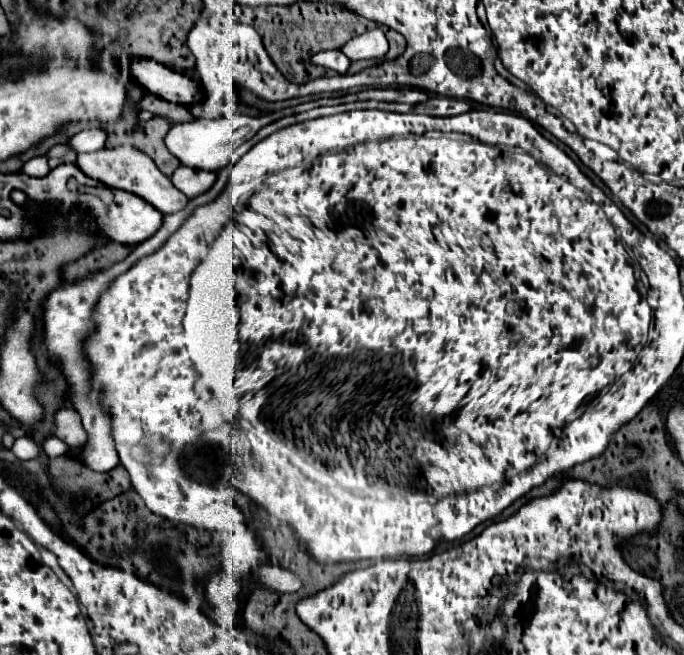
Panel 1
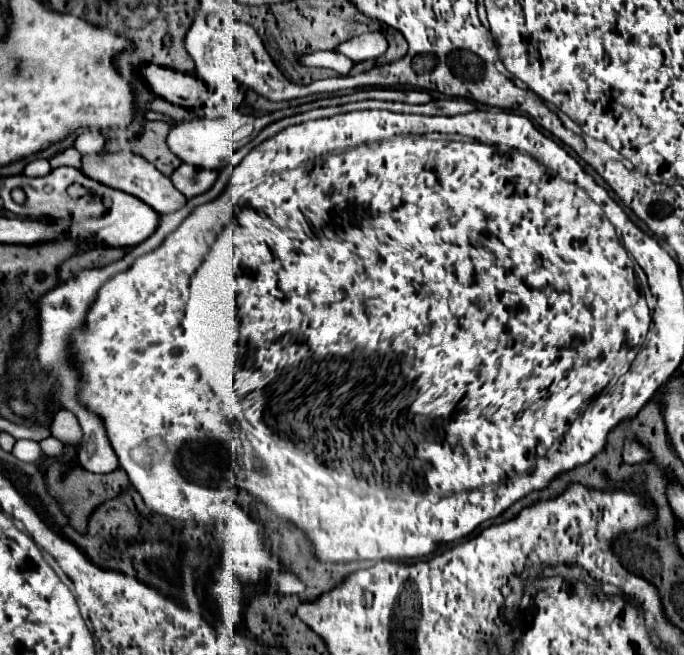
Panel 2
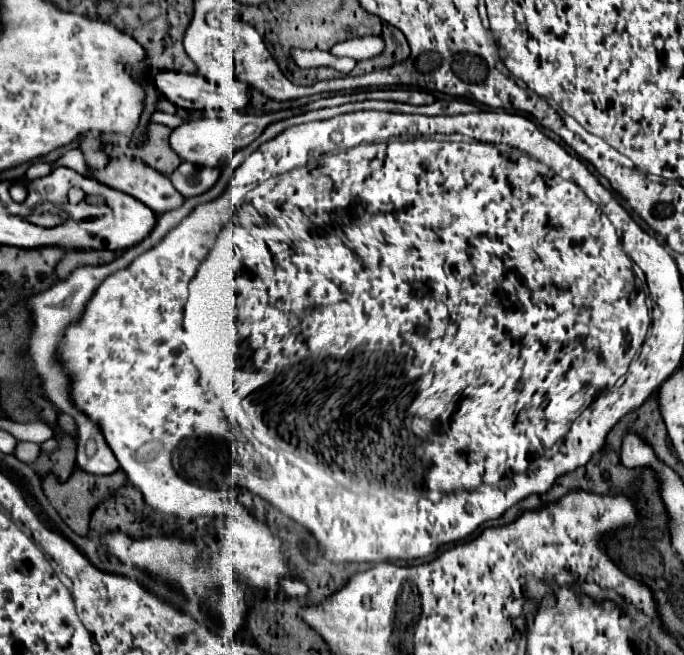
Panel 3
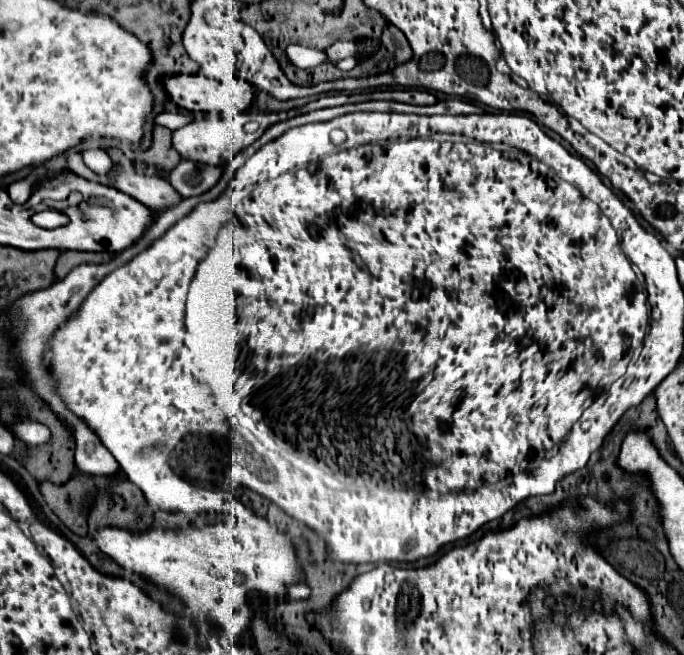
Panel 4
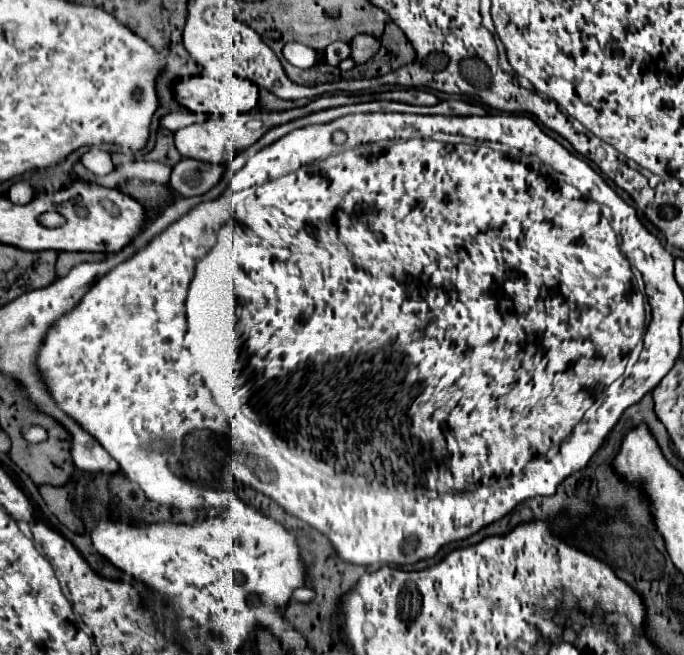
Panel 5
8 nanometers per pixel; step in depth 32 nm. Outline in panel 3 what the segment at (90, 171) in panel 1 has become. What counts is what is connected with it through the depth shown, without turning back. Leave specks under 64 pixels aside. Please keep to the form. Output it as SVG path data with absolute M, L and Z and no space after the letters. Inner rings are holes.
M116 158L116 160L110 160L110 164L104 170L92 170L92 174L102 184L138 198L148 208L152 208L156 214L174 210L174 208L178 208L184 202L184 196L180 196L180 192L176 192L176 188L172 188L172 182L166 176L158 174L154 168L150 168L144 162L134 160L134 158Z

